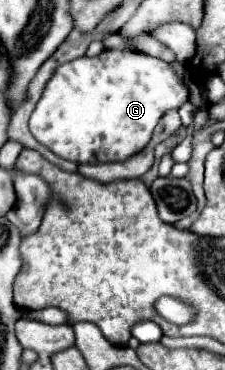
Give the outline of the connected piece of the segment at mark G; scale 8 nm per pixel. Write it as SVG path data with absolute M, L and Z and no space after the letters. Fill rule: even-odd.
M105 49L95 57L81 57L63 63L49 79L29 121L33 137L55 155L75 163L111 163L125 161L139 153L151 139L157 121L169 109L179 109L187 101L187 89L171 71L169 63L143 55L139 51Z

